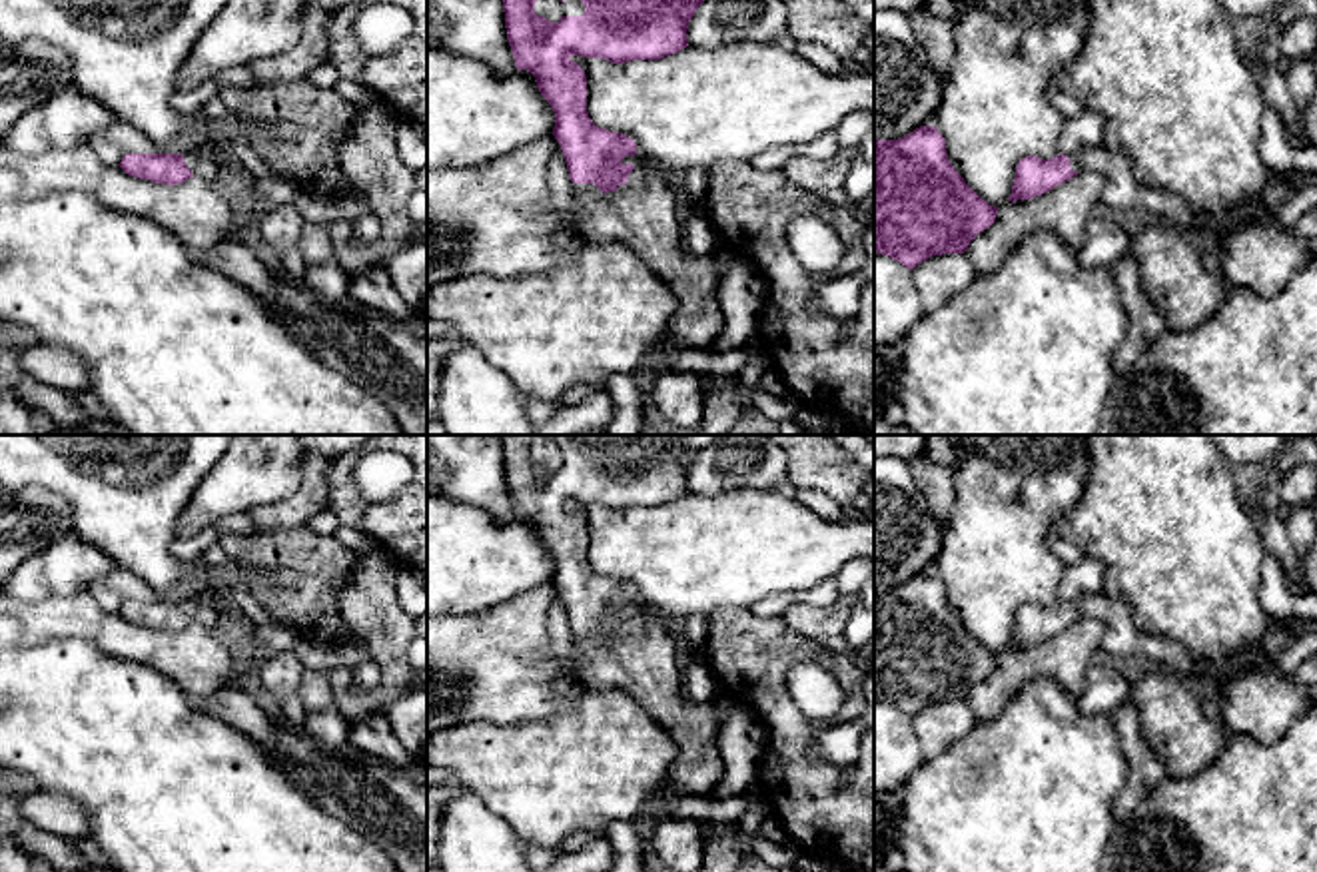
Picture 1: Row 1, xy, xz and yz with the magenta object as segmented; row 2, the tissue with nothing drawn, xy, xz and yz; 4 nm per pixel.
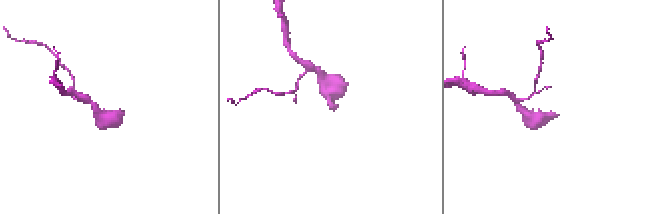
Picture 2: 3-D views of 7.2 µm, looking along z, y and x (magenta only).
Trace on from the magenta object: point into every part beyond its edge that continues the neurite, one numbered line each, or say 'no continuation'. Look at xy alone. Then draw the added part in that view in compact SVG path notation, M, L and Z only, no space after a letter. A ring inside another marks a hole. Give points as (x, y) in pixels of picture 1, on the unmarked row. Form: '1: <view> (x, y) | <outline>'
1: xy (204, 611) | M192 597L184 601L186 613L192 617L196 625L204 625L208 629L221 629L221 613L214 599L210 597Z

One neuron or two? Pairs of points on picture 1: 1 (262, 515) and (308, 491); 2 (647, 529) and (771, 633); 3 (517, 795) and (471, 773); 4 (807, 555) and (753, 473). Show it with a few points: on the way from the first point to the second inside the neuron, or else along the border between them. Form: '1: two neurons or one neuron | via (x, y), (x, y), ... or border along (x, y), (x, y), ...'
1: one neuron | via (274, 515), (286, 513), (296, 503)
2: two neurons | border along (749, 609), (723, 609), (713, 615)
3: one neuron | via (505, 783), (495, 773), (483, 773)
4: two neurons | border along (773, 487), (729, 489), (717, 495)

